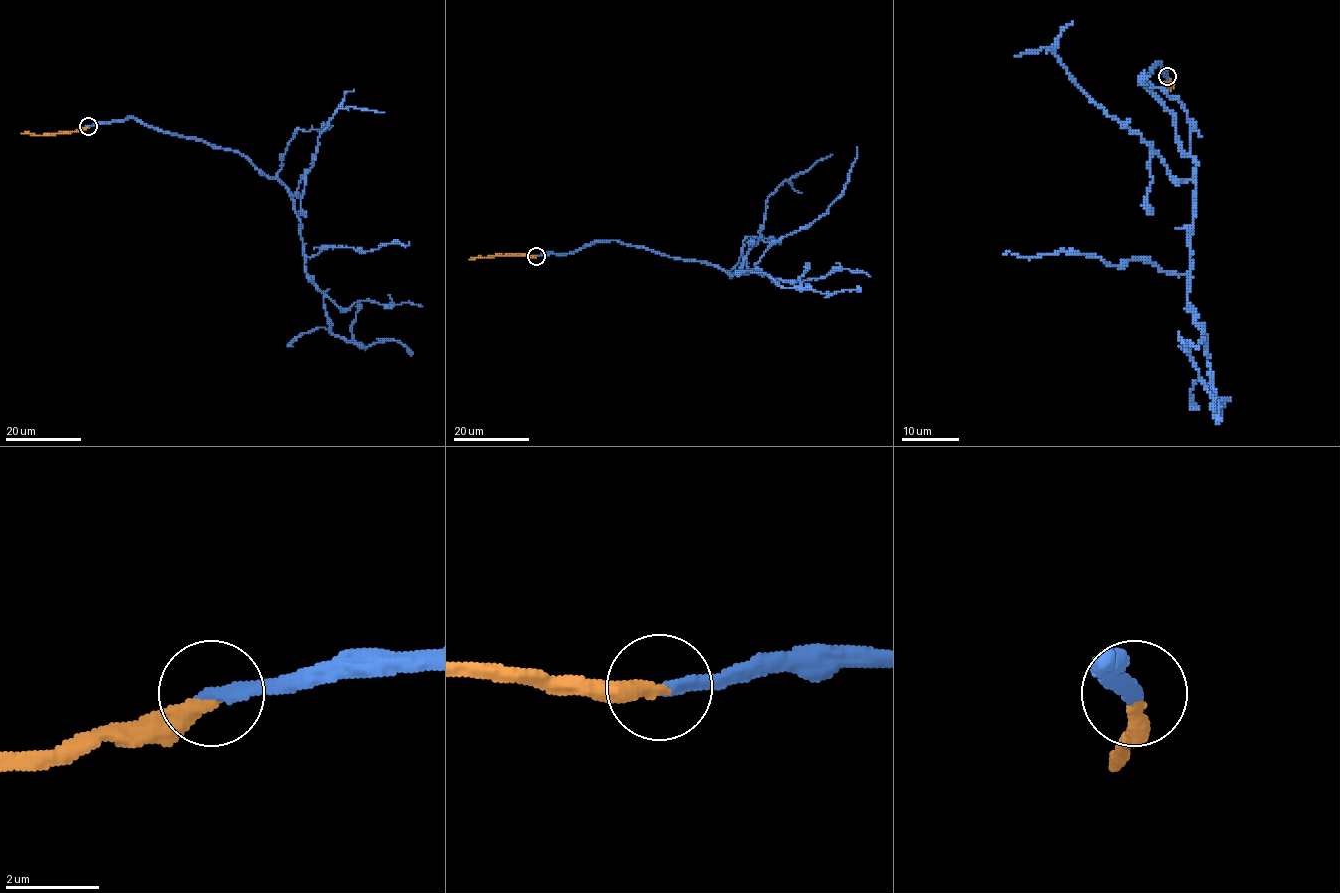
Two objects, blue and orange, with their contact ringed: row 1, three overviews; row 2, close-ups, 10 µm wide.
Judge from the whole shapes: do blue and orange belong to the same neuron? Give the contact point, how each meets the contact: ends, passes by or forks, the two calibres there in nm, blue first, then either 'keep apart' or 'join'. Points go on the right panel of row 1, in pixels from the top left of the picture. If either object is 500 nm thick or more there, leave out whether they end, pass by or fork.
at (1167, 76); blue ends there; orange ends there; 300 nm thick on the blue side, 360 nm on the other; join

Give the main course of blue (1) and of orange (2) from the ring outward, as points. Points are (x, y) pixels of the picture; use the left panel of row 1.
1: (88, 126), (131, 117), (243, 154), (288, 191), (329, 330), (364, 347), (393, 339), (410, 355)
2: (88, 126), (51, 134), (21, 134)

